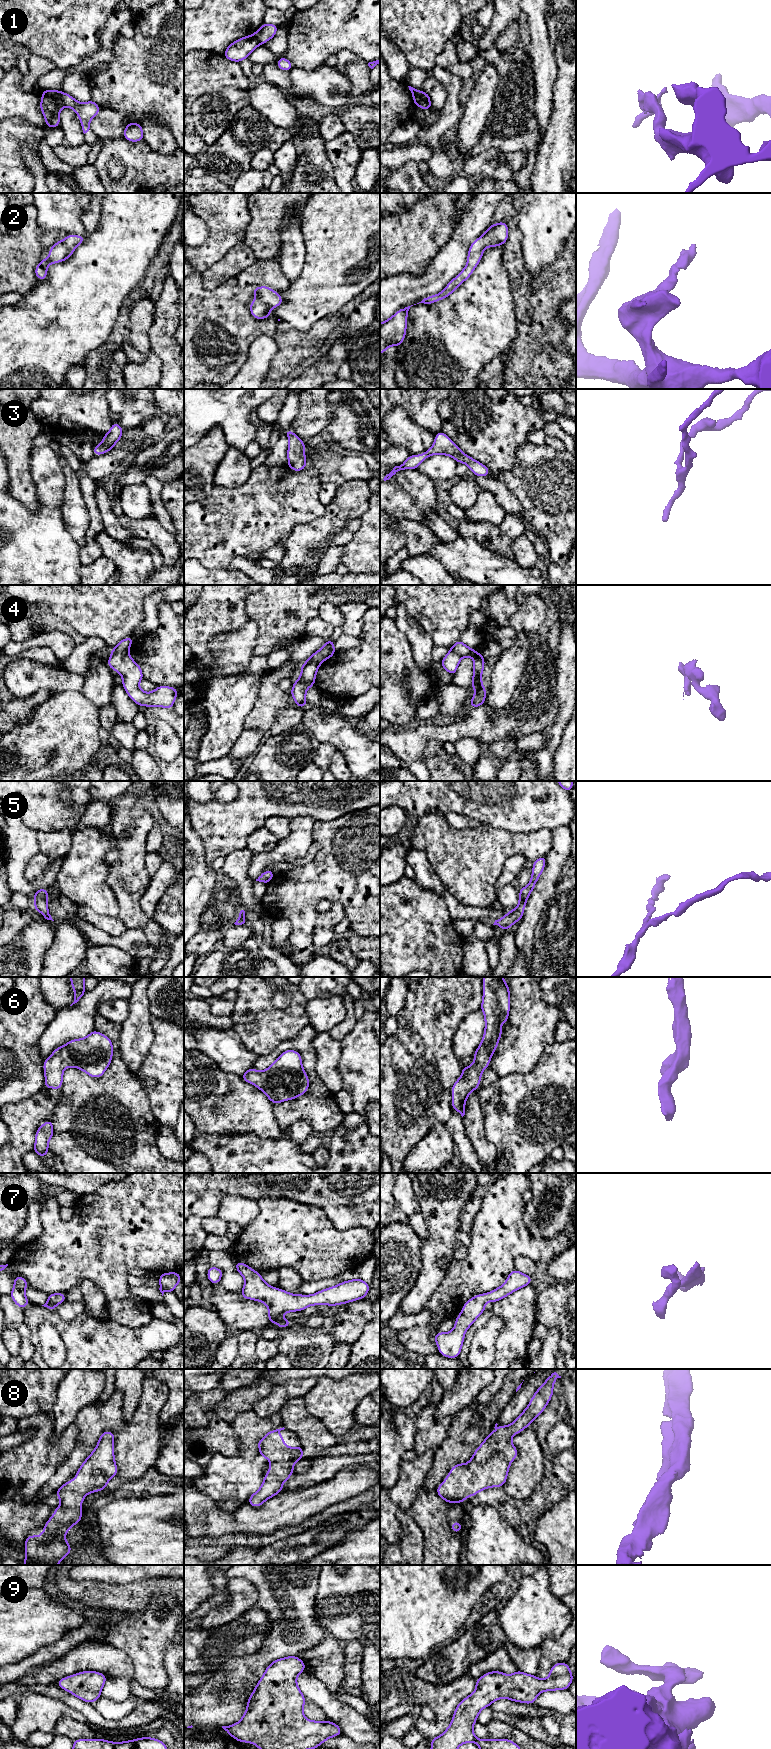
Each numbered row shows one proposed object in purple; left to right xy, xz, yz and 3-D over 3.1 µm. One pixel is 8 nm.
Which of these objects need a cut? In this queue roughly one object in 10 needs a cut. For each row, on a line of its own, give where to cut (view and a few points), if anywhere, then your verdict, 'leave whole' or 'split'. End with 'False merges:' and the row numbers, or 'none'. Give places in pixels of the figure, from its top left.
1: yz (422, 92), (422, 101), (419, 106) | split
2: no cut | leave whole
3: no cut | leave whole
4: xy (127, 650), (112, 652) | split
5: no cut | leave whole
6: no cut | leave whole
7: no cut | leave whole
8: no cut | leave whole
9: no cut | leave whole
False merges: 1, 4

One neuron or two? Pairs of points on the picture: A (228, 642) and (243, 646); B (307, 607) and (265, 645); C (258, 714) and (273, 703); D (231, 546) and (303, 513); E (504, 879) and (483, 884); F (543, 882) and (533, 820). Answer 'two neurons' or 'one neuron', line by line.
A: one neuron
B: one neuron
C: one neuron
D: one neuron
E: two neurons
F: two neurons

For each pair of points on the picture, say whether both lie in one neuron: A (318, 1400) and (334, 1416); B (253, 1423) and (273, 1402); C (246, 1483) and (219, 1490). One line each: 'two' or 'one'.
A: one
B: two
C: one

